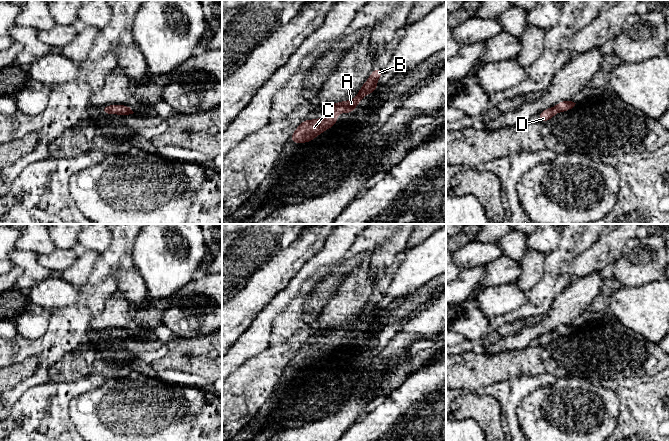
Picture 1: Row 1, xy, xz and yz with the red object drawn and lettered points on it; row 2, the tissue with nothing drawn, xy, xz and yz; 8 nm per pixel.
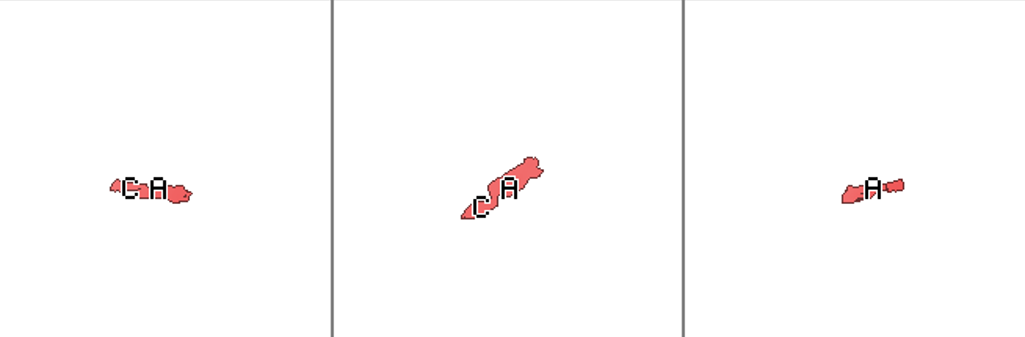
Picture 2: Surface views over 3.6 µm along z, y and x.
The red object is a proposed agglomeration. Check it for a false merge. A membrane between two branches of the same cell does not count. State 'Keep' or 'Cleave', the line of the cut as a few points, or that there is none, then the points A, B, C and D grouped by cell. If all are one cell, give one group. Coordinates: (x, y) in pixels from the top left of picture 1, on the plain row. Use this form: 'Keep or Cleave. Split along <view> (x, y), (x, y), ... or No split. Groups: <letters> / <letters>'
Keep. No split. Groups: A B C D

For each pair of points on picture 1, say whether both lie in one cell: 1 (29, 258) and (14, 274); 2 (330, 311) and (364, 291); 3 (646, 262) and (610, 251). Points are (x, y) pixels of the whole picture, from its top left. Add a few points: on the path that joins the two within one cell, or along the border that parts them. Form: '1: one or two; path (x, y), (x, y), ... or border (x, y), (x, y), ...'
1: two; border (14, 264), (22, 270), (15, 287)
2: one; path (338, 311), (356, 293)
3: two; border (635, 236), (626, 243), (623, 252), (612, 263)

